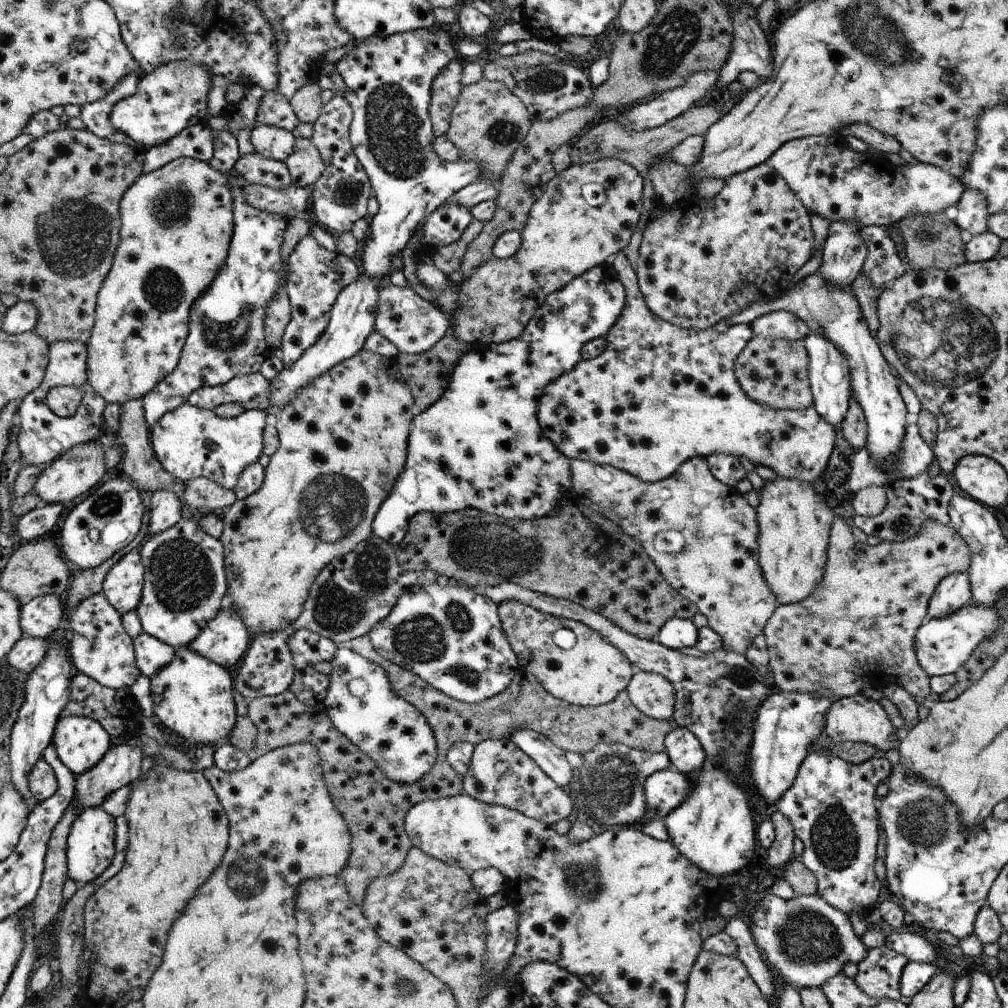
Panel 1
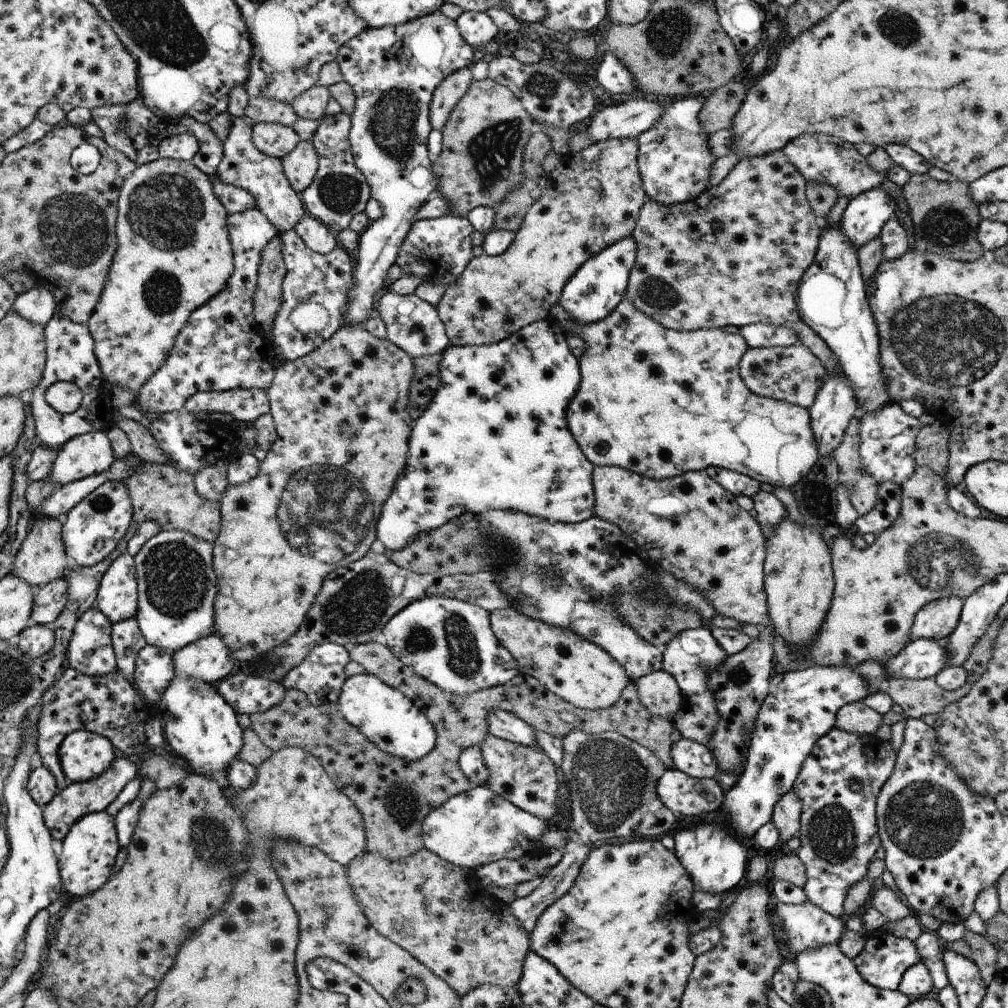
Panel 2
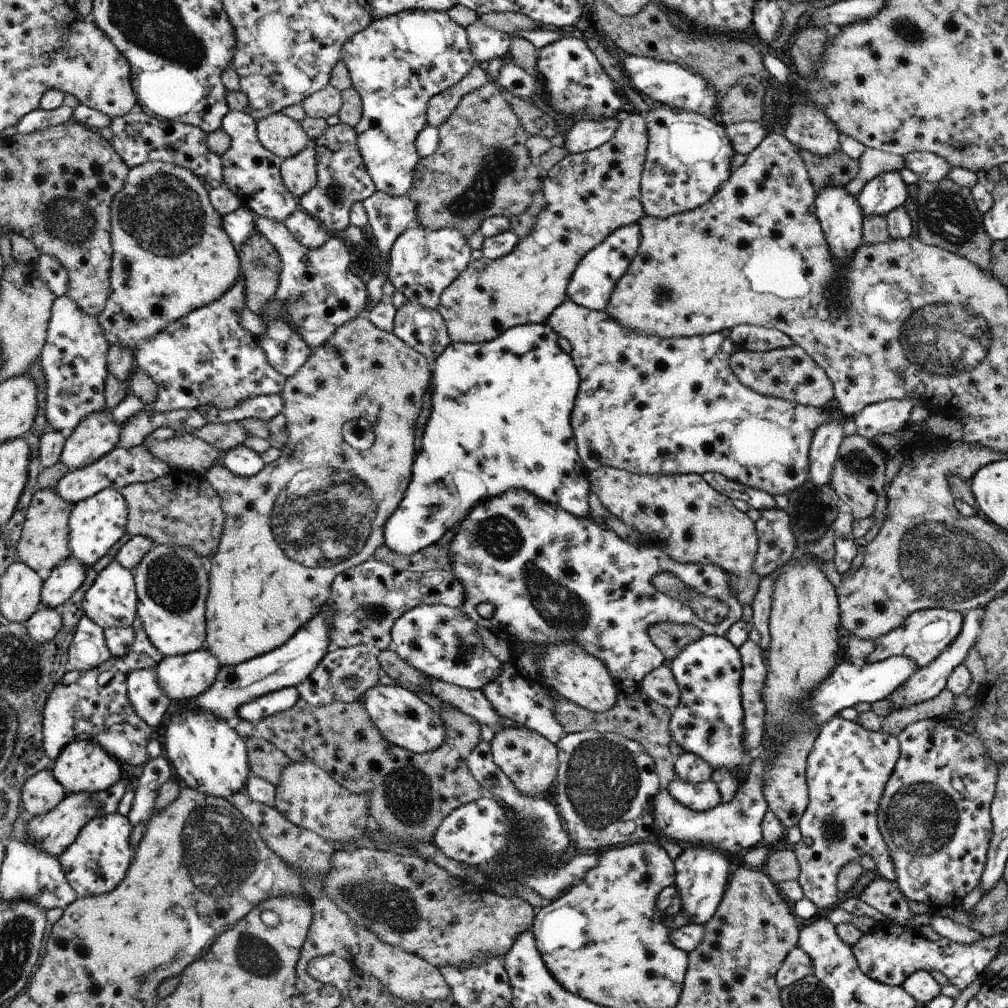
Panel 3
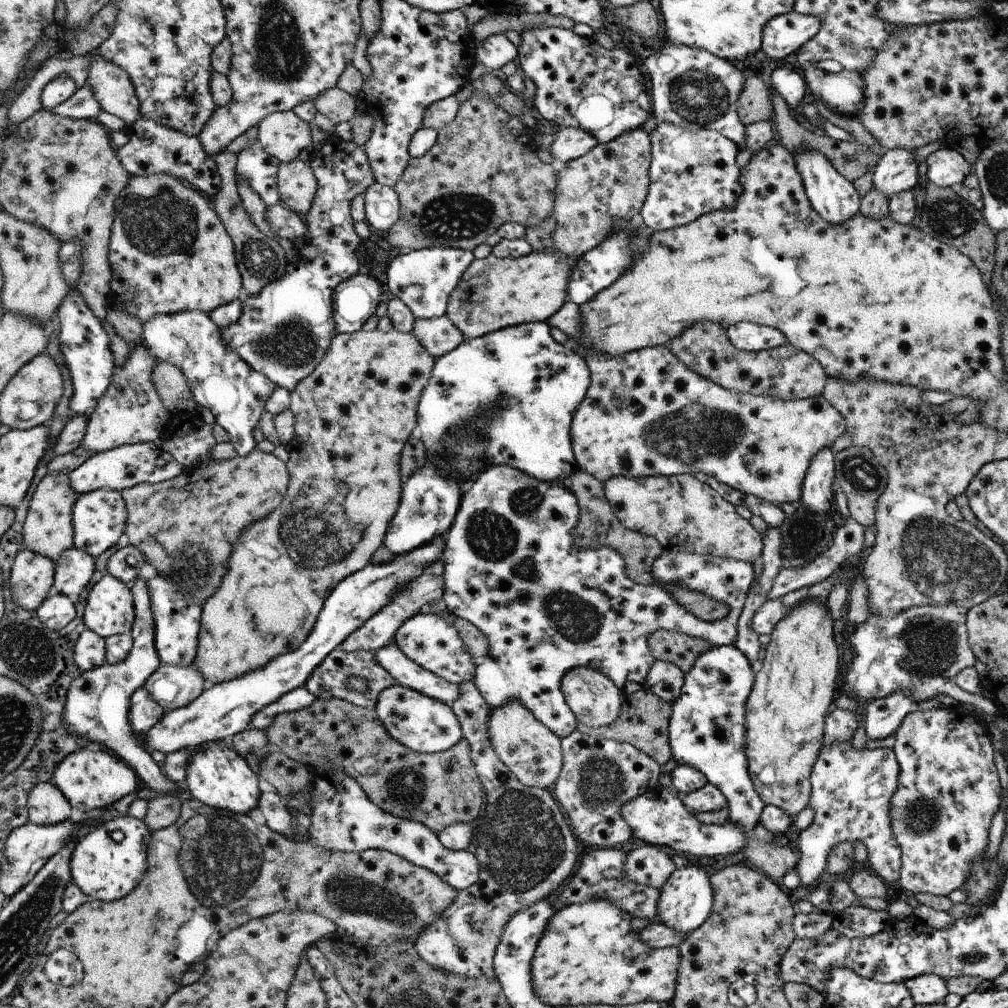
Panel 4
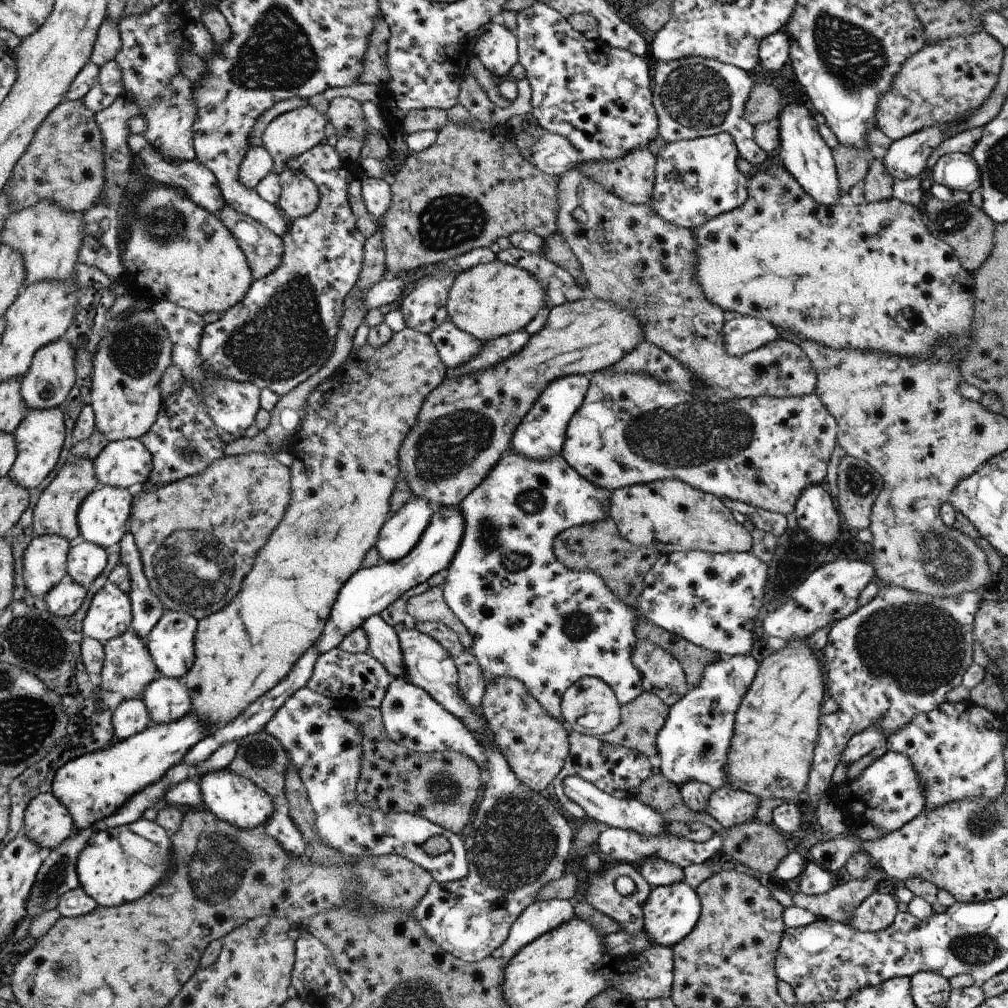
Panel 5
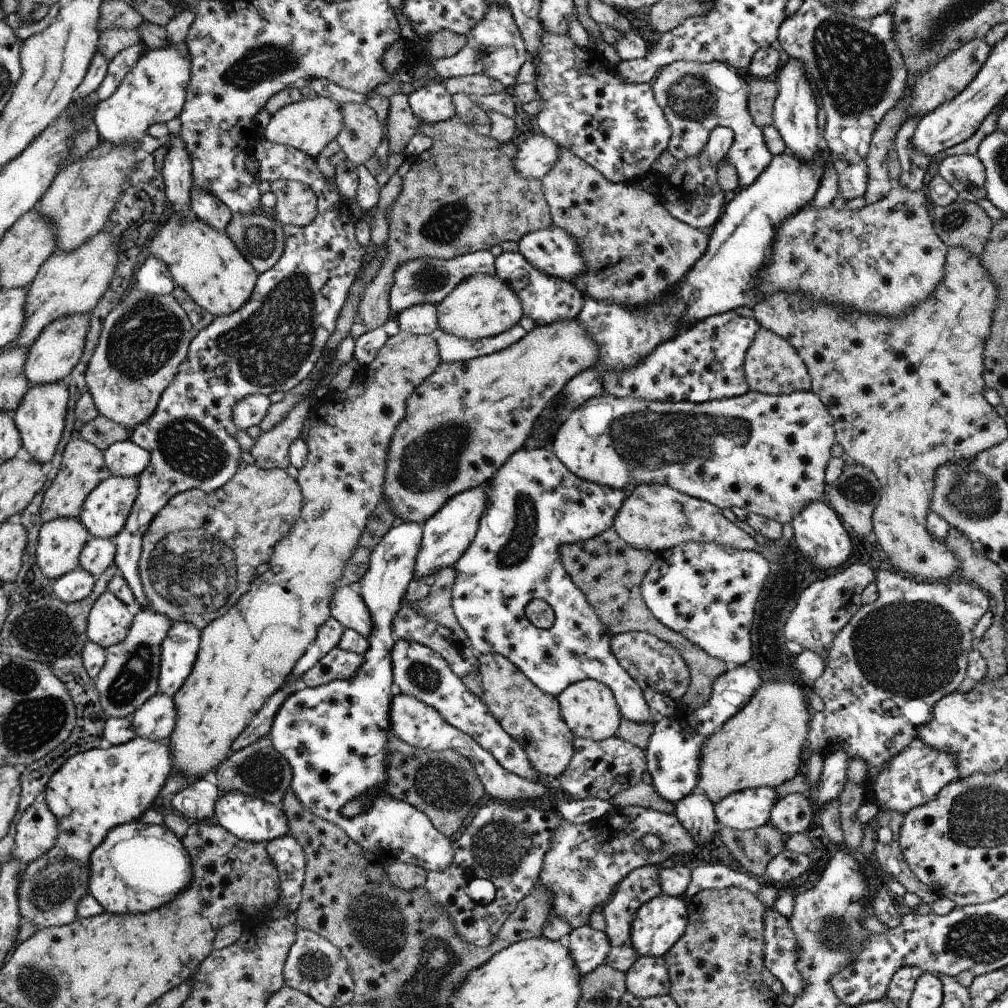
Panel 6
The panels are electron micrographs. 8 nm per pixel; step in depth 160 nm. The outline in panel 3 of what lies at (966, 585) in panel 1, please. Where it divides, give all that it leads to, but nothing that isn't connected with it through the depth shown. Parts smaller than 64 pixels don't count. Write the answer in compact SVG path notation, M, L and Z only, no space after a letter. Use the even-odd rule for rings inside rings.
M942 607L916 611L906 617L896 628L873 640L874 650L864 663L877 663L893 656L903 656L913 660L919 668L928 666L958 638L963 627L964 615L960 611L951 611Z

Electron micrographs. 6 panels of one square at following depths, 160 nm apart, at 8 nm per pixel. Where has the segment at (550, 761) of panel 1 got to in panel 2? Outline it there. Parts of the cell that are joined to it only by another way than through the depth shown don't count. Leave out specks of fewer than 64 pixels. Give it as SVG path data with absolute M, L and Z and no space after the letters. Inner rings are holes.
M495 708L488 714L488 727L489 735L540 749L531 726L513 712Z

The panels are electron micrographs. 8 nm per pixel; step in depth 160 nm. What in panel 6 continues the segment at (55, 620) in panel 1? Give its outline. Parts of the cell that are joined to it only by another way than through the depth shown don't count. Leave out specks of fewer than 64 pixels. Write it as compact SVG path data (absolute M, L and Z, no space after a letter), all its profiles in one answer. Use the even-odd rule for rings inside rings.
M94 537L81 552L79 566L98 578L116 558L117 545L111 539Z

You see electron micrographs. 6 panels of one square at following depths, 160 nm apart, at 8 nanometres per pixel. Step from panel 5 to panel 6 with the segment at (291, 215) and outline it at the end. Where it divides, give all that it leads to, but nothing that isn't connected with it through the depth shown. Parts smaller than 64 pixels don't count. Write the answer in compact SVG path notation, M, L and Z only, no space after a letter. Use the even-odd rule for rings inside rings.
M280 179L270 182L277 203L270 215L283 226L306 227L317 218L319 194L300 181Z

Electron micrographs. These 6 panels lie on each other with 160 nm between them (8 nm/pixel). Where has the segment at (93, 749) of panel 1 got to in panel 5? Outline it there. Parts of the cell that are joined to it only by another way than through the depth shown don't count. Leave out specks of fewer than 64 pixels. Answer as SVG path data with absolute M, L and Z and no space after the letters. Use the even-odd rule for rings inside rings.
M437 507L433 522L422 536L420 543L401 560L380 563L369 569L360 569L345 583L337 596L333 610L325 624L322 636L314 644L321 654L339 646L342 639L356 630L369 616L380 615L387 606L393 604L402 594L419 584L424 584L434 574L450 567L457 555L458 546L465 535L465 520L460 507ZM193 712L168 724L150 724L146 730L120 741L115 740L108 748L69 760L57 771L52 793L73 817L74 831L104 821L142 789L160 780L166 771L176 767L187 753L208 734L206 725Z

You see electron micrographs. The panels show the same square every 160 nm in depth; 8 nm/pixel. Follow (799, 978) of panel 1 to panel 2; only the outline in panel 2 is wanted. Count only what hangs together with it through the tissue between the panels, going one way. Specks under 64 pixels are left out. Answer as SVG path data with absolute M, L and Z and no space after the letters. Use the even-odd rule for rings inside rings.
M808 900L799 905L787 905L779 902L777 907L772 906L772 908L776 908L775 912L788 935L786 941L788 945L784 951L788 957L796 957L807 948L821 947L823 944L838 945L840 937L846 929L845 922L841 918L833 917Z

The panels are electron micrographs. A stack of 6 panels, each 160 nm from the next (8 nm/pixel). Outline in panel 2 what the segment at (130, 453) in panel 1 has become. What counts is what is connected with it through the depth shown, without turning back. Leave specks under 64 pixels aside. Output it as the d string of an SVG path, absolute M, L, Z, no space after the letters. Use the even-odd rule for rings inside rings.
M145 462L145 470L126 480L129 497L133 503L134 522L142 526L147 521L155 522L160 532L186 531L199 539L213 544L220 536L221 504L206 500L199 495L196 478L189 472L175 469L172 464L159 465Z

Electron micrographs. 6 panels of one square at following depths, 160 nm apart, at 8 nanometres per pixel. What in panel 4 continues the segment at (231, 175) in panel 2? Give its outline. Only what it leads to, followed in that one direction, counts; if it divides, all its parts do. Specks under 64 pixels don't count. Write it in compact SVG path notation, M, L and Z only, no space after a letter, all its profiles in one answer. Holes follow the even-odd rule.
M251 141L239 154L235 168L235 180L246 179L252 190L268 207L281 203L277 174L280 162L259 143Z

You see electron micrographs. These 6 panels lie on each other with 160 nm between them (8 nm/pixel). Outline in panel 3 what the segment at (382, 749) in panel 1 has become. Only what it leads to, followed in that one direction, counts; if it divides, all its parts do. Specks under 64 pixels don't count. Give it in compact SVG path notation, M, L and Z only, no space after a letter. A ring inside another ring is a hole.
M377 685L358 702L365 706L373 724L382 734L399 747L422 754L436 751L446 740L447 728L439 712L406 687Z

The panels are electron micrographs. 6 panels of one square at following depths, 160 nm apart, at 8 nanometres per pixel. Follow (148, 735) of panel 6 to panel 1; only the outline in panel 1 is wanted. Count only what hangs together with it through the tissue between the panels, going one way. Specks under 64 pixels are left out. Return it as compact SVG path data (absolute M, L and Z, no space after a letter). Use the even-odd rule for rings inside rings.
M230 607L222 608L189 644L189 648L216 664L230 668L240 660L240 656L244 656L251 641L241 618Z

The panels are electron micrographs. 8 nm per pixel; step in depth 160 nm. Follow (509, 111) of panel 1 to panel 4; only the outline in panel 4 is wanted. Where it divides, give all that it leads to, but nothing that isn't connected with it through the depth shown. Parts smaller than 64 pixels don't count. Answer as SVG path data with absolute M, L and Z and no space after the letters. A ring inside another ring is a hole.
M482 86L474 88L471 98L459 104L454 120L437 131L434 146L424 156L412 156L404 174L393 186L399 196L400 214L385 237L396 250L410 252L436 246L472 252L506 223L518 223L528 229L554 216L559 167L540 162L532 150L526 150L524 144L532 138L524 136L524 124L519 118L492 102Z

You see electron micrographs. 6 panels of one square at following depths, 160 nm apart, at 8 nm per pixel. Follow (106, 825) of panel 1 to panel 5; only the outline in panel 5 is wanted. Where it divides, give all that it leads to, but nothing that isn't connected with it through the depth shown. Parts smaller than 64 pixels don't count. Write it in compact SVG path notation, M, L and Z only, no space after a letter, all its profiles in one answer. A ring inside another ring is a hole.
M141 817L127 827L100 831L90 838L77 859L80 887L99 906L116 907L135 902L158 884L168 880L170 874L170 834L166 829Z

